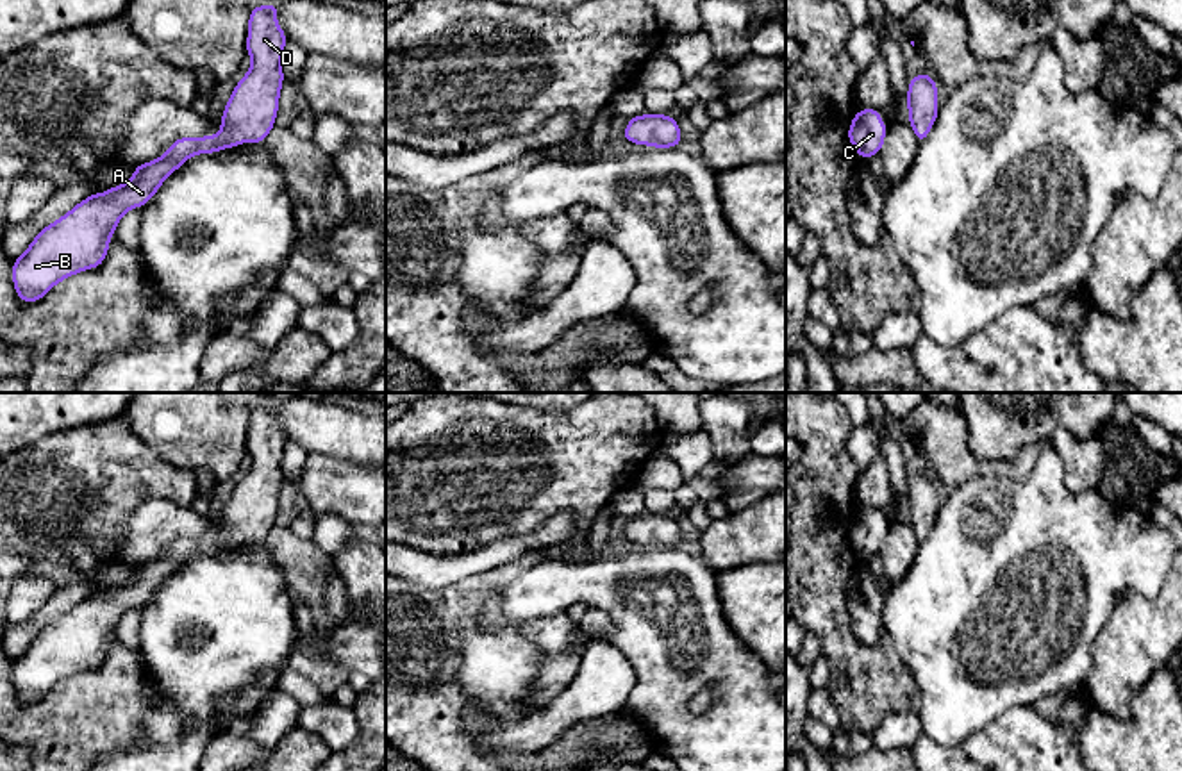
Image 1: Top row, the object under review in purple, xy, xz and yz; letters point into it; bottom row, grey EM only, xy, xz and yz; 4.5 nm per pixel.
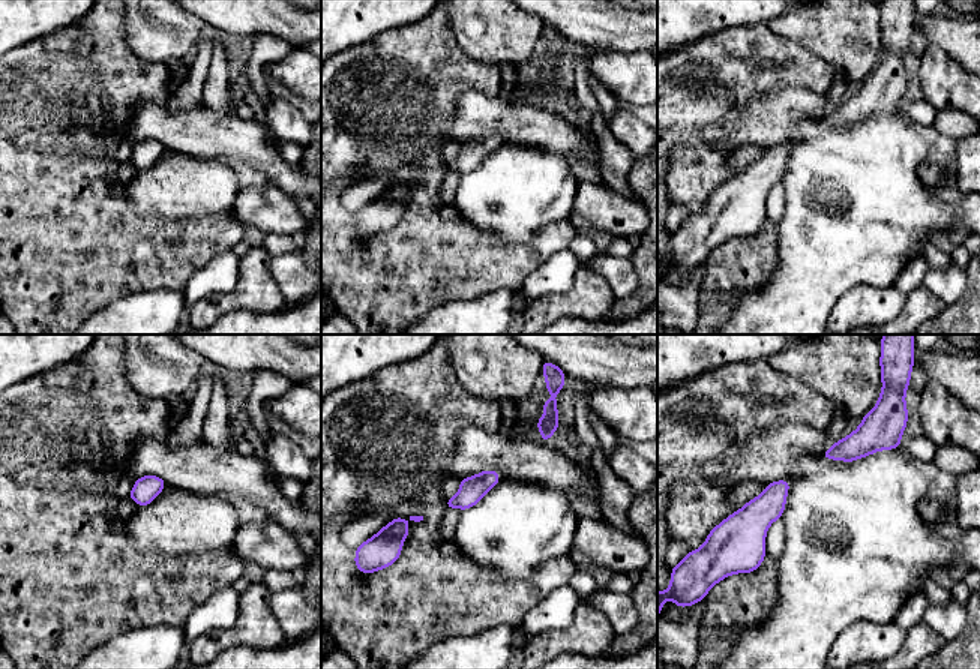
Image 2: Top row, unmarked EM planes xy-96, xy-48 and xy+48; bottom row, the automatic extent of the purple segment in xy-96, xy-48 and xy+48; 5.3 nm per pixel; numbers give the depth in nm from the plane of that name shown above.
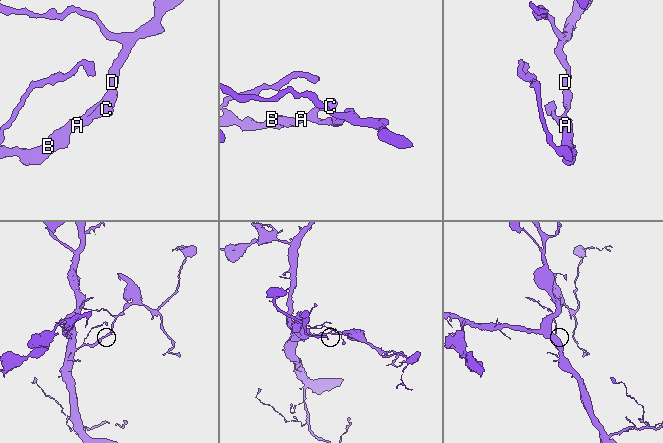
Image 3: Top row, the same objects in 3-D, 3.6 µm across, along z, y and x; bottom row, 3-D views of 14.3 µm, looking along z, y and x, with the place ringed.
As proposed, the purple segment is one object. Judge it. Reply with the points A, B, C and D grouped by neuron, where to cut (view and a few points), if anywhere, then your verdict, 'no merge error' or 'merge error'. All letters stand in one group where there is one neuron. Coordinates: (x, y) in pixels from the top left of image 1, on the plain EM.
A B C D; no cut; no merge error

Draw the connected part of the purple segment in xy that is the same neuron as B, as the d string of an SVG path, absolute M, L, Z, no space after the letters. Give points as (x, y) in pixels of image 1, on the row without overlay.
M275 403L255 405L250 414L246 450L252 466L225 505L221 530L216 535L173 541L164 555L136 566L127 584L87 596L45 626L14 660L12 684L20 700L37 701L57 682L98 667L121 616L143 607L191 555L234 548L246 541L264 543L275 525L284 482L282 453L287 437L275 419L277 410Z

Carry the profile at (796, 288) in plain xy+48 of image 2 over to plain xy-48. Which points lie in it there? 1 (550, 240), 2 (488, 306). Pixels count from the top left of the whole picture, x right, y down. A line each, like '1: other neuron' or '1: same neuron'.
1: other neuron
2: same neuron

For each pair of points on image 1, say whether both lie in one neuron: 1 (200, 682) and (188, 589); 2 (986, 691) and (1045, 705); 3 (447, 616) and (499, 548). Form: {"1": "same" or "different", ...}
{"1": "same", "2": "different", "3": "different"}

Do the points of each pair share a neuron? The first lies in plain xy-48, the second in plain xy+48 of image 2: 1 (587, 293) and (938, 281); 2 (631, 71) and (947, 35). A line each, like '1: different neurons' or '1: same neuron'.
1: different neurons
2: different neurons

